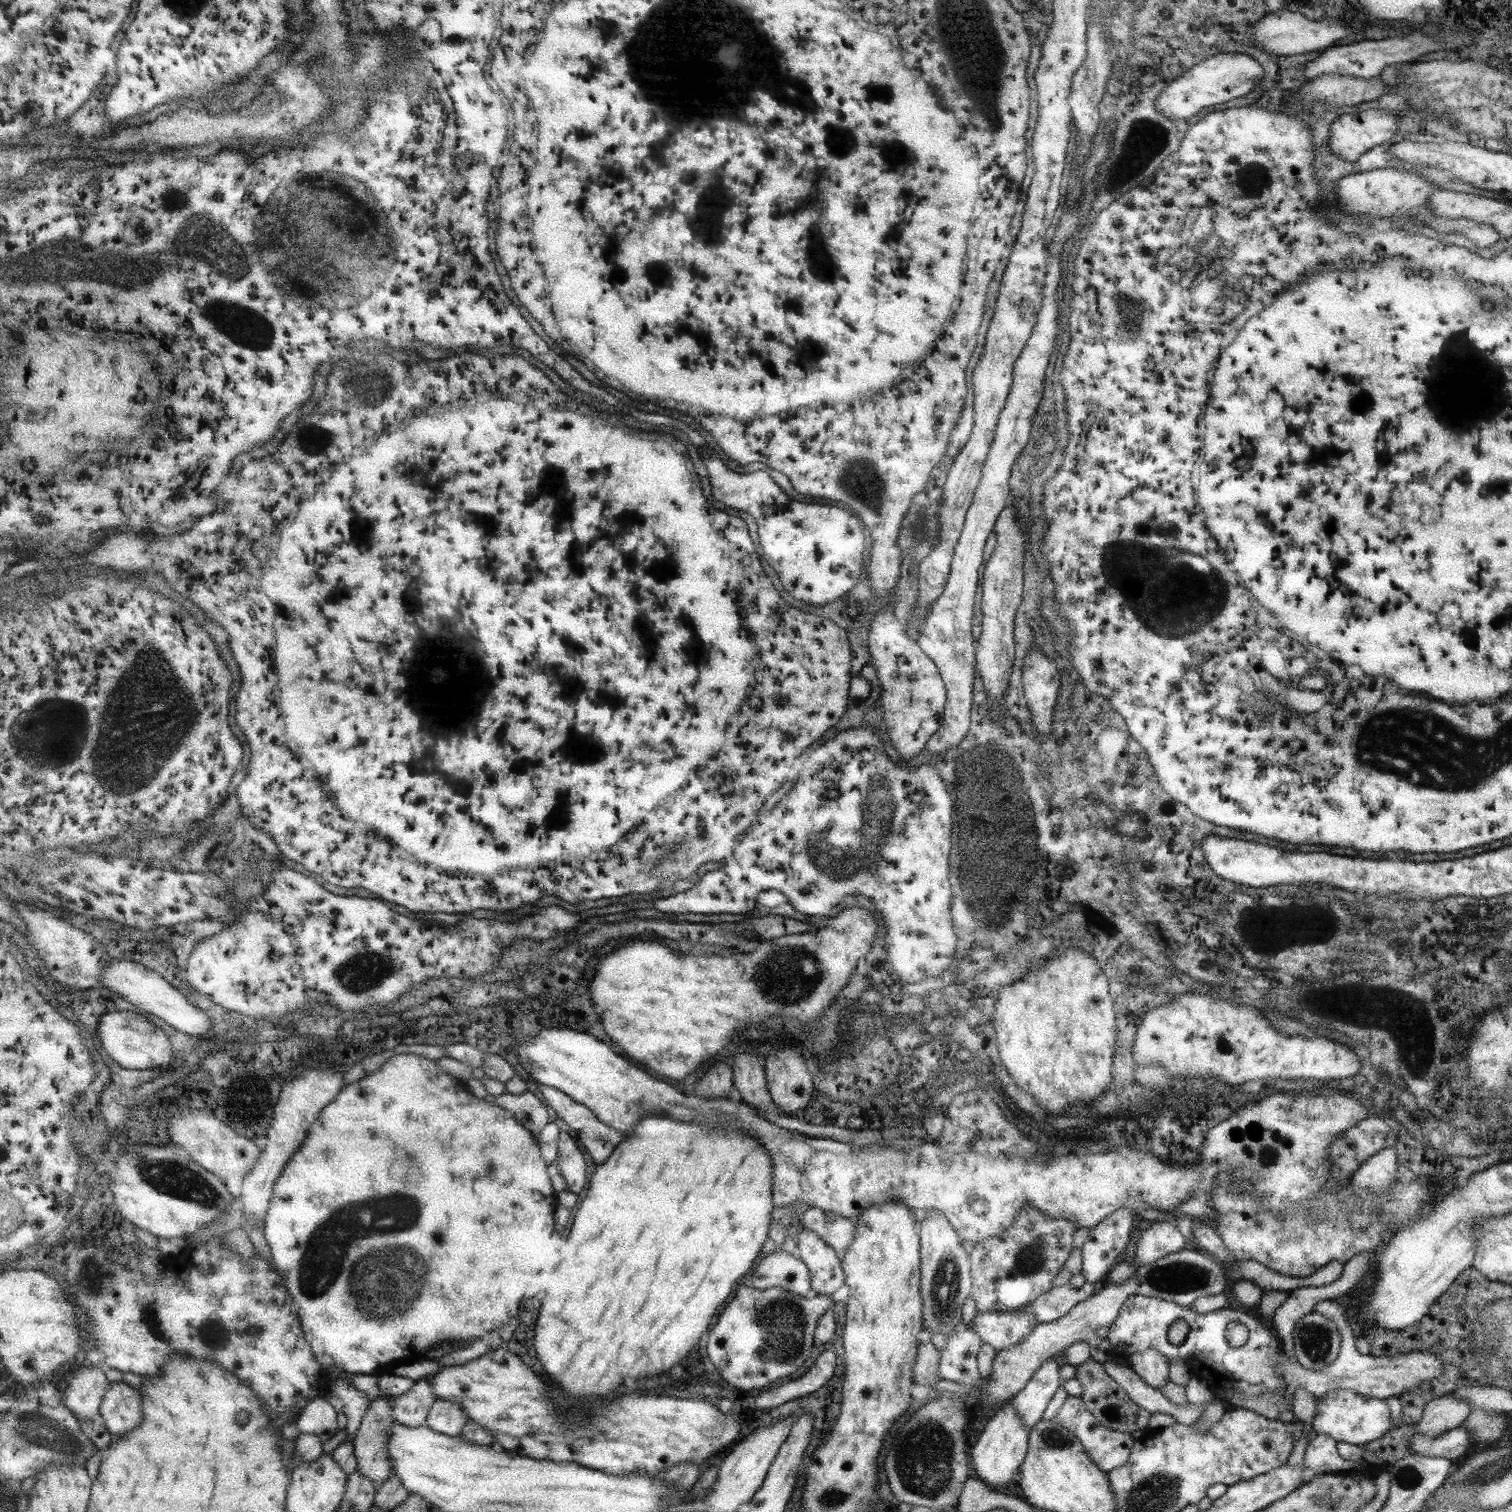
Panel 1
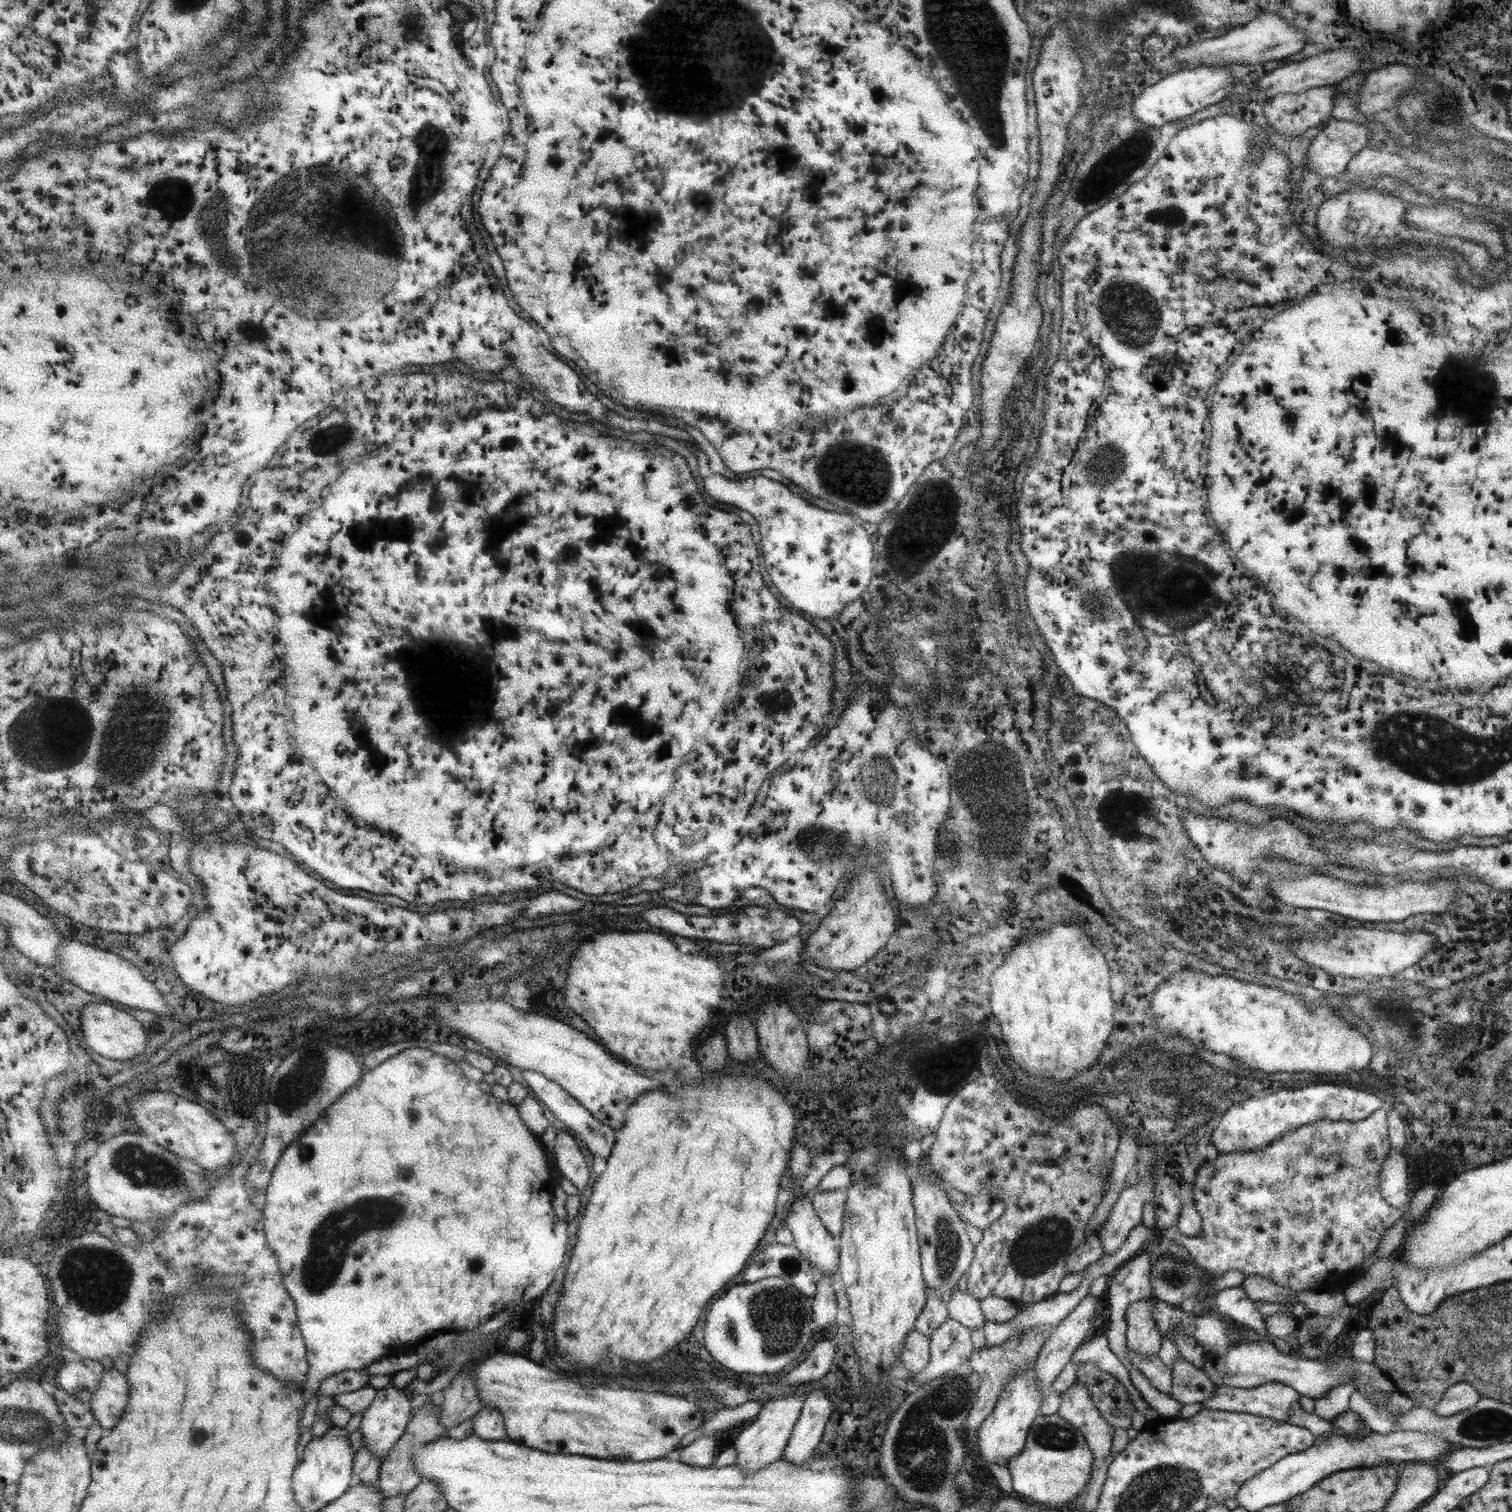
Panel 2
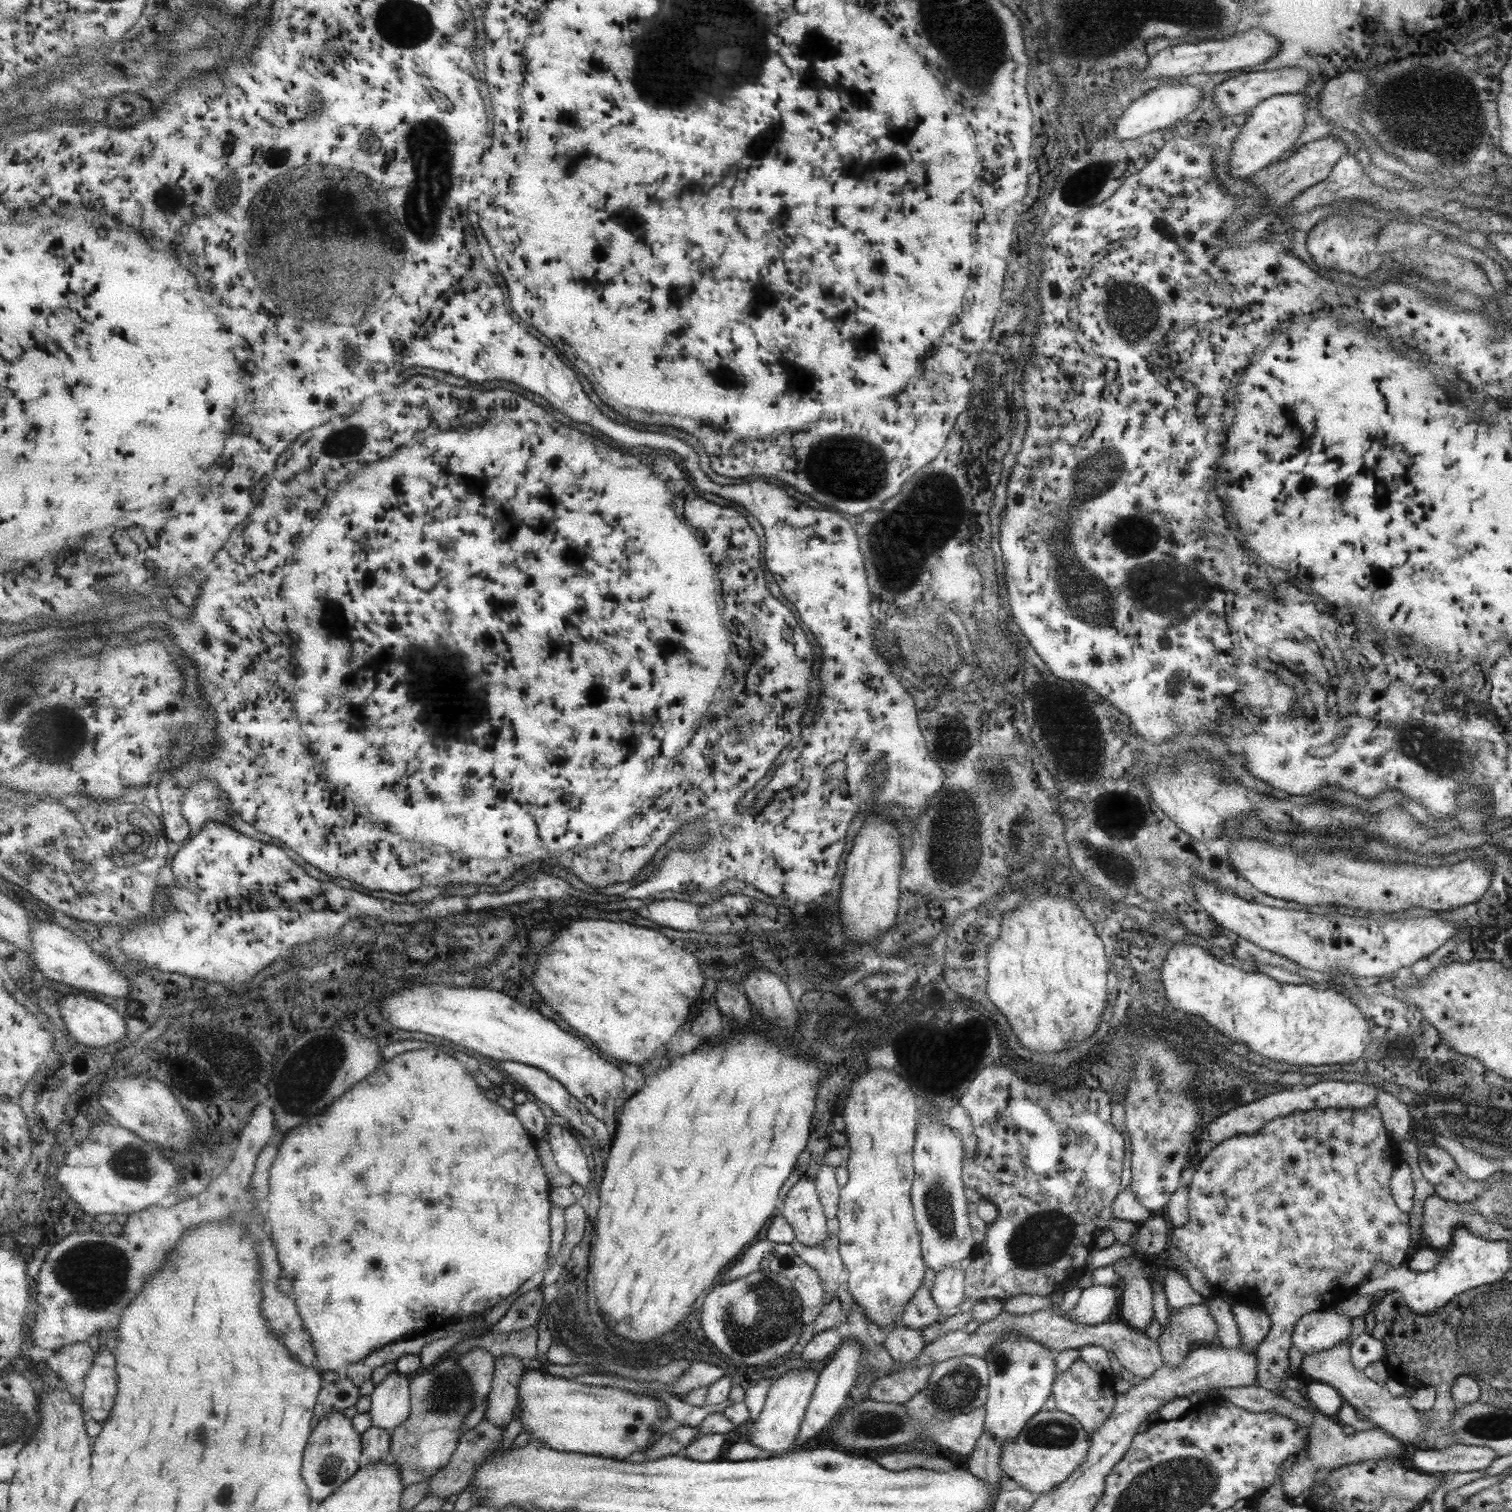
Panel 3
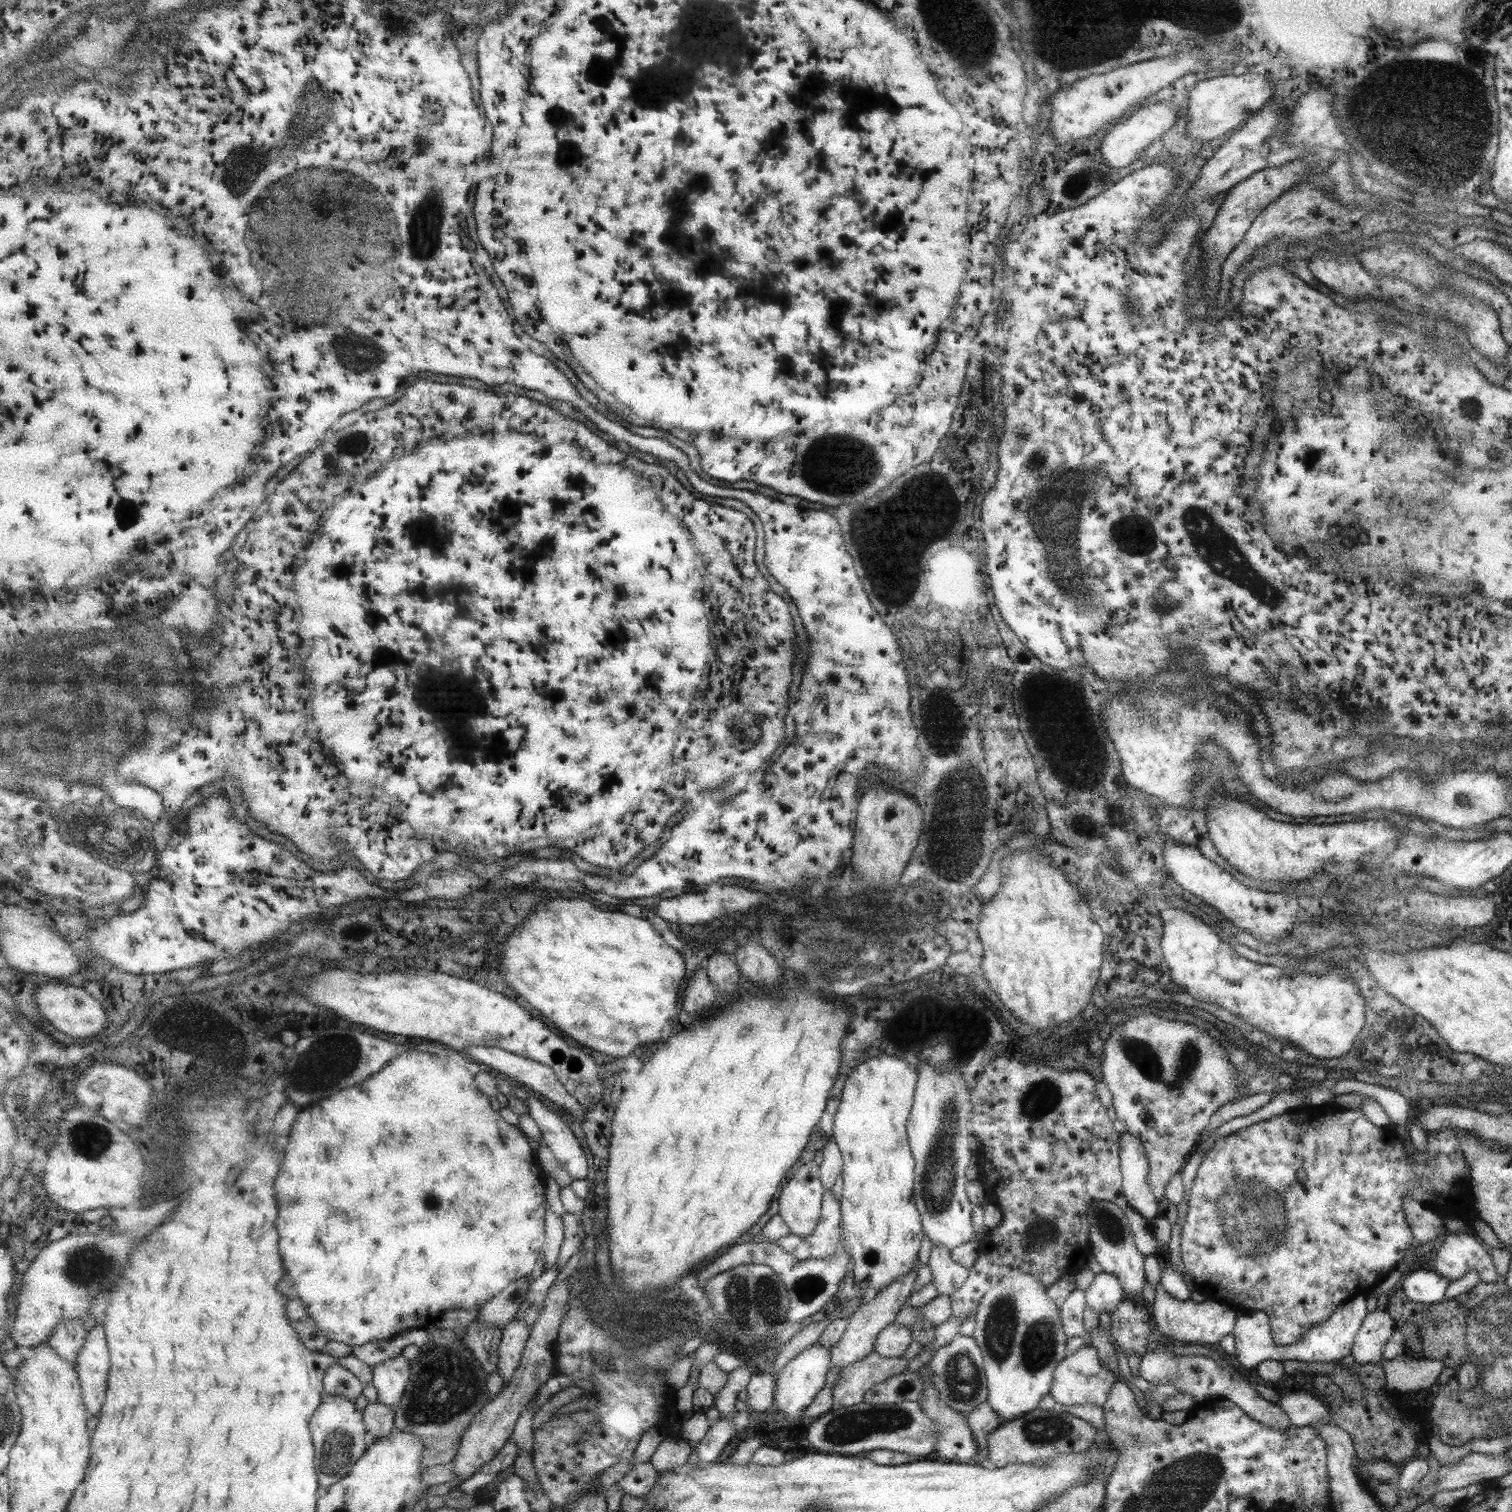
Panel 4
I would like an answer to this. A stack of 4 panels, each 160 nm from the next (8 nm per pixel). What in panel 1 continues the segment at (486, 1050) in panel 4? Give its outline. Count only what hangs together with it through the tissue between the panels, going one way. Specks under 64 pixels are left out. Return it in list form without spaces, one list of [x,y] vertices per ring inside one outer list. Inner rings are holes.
[[[538,1083],[538,1090],[544,1096],[545,1103],[550,1106],[552,1113],[578,1133],[578,1139],[596,1166],[602,1165],[625,1138],[622,1131],[607,1126],[594,1111],[582,1103],[575,1102],[574,1098],[562,1090],[541,1083]]]

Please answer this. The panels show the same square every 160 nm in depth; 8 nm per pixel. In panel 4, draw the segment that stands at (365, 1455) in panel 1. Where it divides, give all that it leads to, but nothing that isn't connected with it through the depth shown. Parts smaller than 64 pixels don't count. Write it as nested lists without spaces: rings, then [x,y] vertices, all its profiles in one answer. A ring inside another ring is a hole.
[[[398,1355],[393,1360],[381,1362],[374,1368],[373,1385],[377,1388],[377,1400],[395,1407],[402,1401],[410,1383],[412,1362],[405,1356]]]

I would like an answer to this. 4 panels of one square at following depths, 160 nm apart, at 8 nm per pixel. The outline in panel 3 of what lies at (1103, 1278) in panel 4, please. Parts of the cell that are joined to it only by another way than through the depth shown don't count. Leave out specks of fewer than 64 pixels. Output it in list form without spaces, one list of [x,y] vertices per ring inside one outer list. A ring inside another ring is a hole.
[[[1118,1284],[1089,1285],[1080,1292],[1079,1301],[1069,1311],[1067,1320],[1079,1326],[1093,1326],[1108,1321],[1109,1314],[1119,1304],[1113,1292]]]

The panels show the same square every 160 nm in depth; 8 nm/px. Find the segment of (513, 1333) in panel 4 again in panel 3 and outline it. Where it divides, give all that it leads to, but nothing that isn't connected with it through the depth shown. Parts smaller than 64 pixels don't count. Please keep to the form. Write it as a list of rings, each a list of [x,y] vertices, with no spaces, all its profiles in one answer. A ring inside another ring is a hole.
[[[517,1355],[496,1357],[493,1390],[488,1394],[485,1417],[493,1424],[506,1427],[513,1420],[520,1397],[520,1384],[525,1375],[526,1362]]]

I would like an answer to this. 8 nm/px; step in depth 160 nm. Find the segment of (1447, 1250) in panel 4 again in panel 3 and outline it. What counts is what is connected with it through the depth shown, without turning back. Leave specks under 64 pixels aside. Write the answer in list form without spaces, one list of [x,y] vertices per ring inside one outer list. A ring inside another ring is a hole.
[[[1368,1106],[1365,1109],[1336,1109],[1336,1108],[1326,1108],[1326,1109],[1311,1109],[1305,1112],[1295,1112],[1291,1114],[1291,1116],[1283,1116],[1283,1118],[1275,1118],[1273,1121],[1267,1122],[1267,1124],[1263,1125],[1261,1129],[1258,1130],[1257,1133],[1253,1133],[1250,1135],[1239,1135],[1236,1137],[1231,1137],[1221,1142],[1218,1142],[1207,1154],[1199,1160],[1199,1164],[1197,1164],[1197,1169],[1192,1175],[1192,1179],[1188,1187],[1188,1199],[1186,1202],[1187,1205],[1187,1222],[1183,1226],[1173,1227],[1171,1233],[1169,1234],[1169,1244],[1174,1246],[1185,1258],[1185,1261],[1189,1264],[1192,1264],[1201,1274],[1204,1291],[1209,1295],[1225,1295],[1232,1300],[1235,1298],[1235,1302],[1241,1305],[1247,1305],[1252,1298],[1254,1301],[1260,1304],[1261,1311],[1267,1314],[1269,1317],[1269,1321],[1271,1321],[1271,1328],[1269,1330],[1268,1335],[1266,1336],[1261,1344],[1259,1344],[1256,1348],[1255,1358],[1258,1359],[1258,1377],[1257,1382],[1259,1387],[1266,1388],[1267,1390],[1273,1391],[1274,1393],[1279,1393],[1280,1390],[1277,1385],[1284,1384],[1286,1385],[1287,1378],[1289,1377],[1289,1368],[1286,1366],[1287,1351],[1291,1344],[1293,1344],[1293,1333],[1294,1327],[1297,1325],[1299,1318],[1302,1318],[1303,1315],[1314,1312],[1314,1311],[1322,1311],[1329,1308],[1334,1308],[1337,1304],[1345,1301],[1351,1294],[1355,1294],[1355,1290],[1357,1290],[1357,1286],[1359,1282],[1361,1282],[1368,1274],[1371,1272],[1371,1268],[1375,1266],[1375,1264],[1379,1264],[1382,1262],[1383,1264],[1388,1264],[1391,1268],[1395,1268],[1401,1264],[1404,1264],[1407,1261],[1410,1261],[1411,1269],[1417,1272],[1427,1272],[1433,1270],[1436,1264],[1442,1261],[1444,1257],[1443,1253],[1446,1252],[1449,1247],[1444,1248],[1443,1250],[1436,1249],[1416,1249],[1412,1252],[1411,1258],[1409,1257],[1410,1252],[1410,1242],[1409,1242],[1409,1228],[1408,1228],[1408,1215],[1401,1212],[1399,1207],[1394,1203],[1393,1196],[1390,1194],[1390,1178],[1392,1174],[1389,1174],[1389,1153],[1393,1152],[1393,1140],[1390,1142],[1390,1139],[1387,1138],[1384,1140],[1384,1143],[1381,1144],[1381,1150],[1377,1150],[1377,1154],[1375,1154],[1375,1176],[1373,1176],[1373,1124],[1380,1125],[1382,1123],[1382,1118],[1380,1117],[1380,1112],[1376,1109],[1376,1107]]]

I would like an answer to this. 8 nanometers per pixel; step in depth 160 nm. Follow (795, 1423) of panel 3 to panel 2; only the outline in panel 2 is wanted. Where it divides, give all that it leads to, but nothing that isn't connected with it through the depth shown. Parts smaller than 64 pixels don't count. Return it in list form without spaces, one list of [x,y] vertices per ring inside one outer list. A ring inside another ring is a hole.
[[[797,1393],[783,1394],[774,1399],[769,1398],[763,1402],[763,1408],[758,1417],[751,1424],[745,1426],[738,1438],[733,1443],[735,1450],[739,1452],[737,1465],[744,1473],[756,1473],[778,1461],[785,1453],[787,1442],[790,1441],[790,1434],[794,1430],[797,1418],[801,1416],[801,1410],[805,1397]]]

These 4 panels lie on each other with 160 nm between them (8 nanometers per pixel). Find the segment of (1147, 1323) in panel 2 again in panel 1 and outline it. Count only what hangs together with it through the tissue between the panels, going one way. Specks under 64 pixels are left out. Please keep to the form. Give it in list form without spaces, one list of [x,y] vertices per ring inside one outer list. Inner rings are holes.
[[[1145,1350],[1130,1354],[1127,1364],[1132,1372],[1150,1387],[1159,1389],[1167,1384],[1168,1365],[1166,1358],[1157,1350]]]

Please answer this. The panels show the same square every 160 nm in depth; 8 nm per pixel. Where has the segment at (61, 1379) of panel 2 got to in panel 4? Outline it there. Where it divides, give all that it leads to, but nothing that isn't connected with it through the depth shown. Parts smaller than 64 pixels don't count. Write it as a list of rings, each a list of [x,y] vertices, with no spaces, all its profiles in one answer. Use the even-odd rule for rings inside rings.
[[[85,1321],[67,1322],[59,1326],[48,1341],[59,1356],[67,1359],[77,1369],[77,1356],[79,1356],[80,1348],[85,1344],[89,1329]]]

